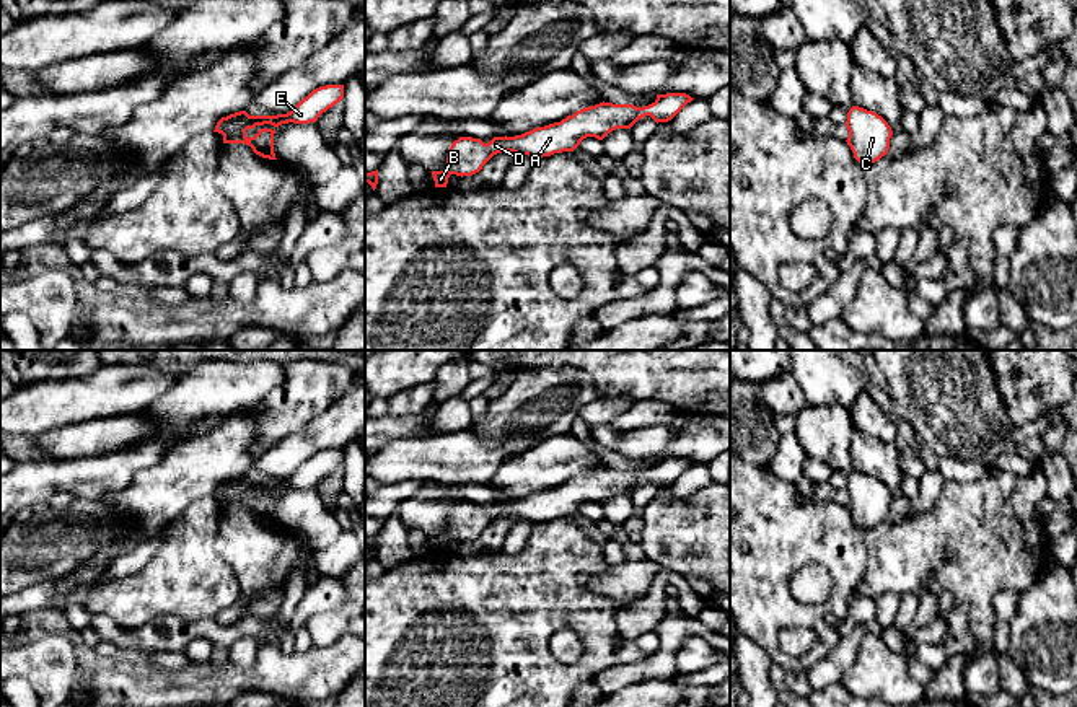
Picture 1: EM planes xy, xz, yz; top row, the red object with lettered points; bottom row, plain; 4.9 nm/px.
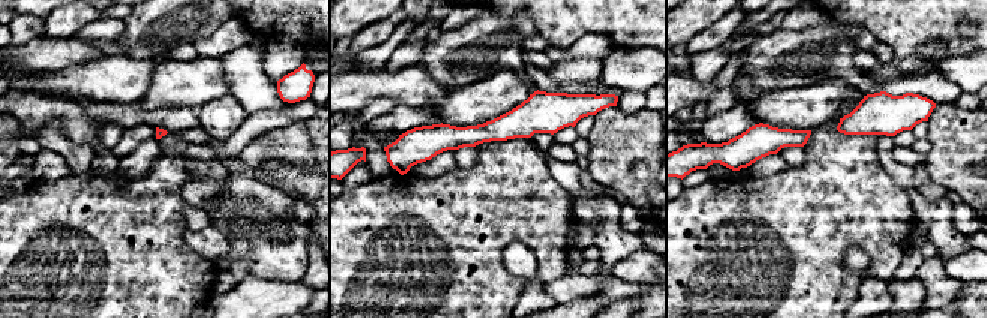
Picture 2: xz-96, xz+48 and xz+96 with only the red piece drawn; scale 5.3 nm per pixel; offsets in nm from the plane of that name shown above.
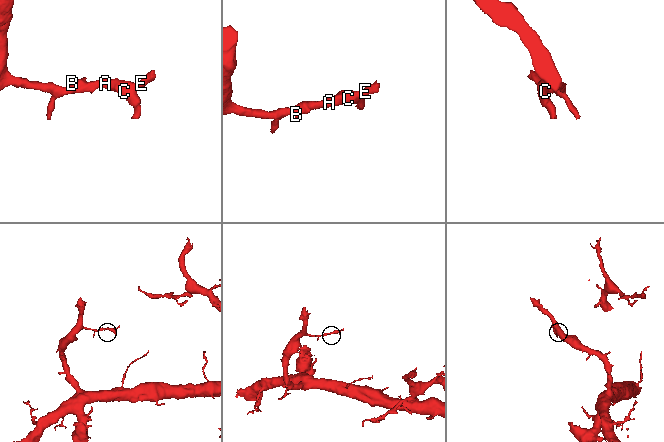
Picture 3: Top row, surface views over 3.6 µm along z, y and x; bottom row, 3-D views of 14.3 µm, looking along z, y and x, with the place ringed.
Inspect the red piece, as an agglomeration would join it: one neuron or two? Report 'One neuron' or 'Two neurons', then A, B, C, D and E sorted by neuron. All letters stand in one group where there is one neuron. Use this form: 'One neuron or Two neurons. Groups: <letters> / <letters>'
One neuron. Groups: A B C D E

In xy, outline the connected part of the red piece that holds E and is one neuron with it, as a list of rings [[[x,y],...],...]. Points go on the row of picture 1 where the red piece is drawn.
[[[326,85],[313,90],[303,98],[290,112],[277,116],[249,116],[246,111],[240,111],[222,117],[213,132],[223,135],[223,143],[246,143],[253,152],[262,158],[277,160],[274,153],[274,134],[272,129],[264,129],[264,124],[279,127],[282,124],[310,124],[329,108],[342,101],[344,85]]]

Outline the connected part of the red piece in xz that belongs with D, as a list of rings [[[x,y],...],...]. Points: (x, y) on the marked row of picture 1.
[[[666,93],[657,94],[657,99],[644,108],[637,108],[634,104],[613,104],[613,103],[600,103],[590,108],[583,108],[572,116],[567,116],[560,122],[554,122],[544,127],[536,127],[530,132],[515,137],[494,137],[489,143],[484,143],[481,138],[473,137],[459,137],[450,147],[446,156],[446,169],[445,171],[432,171],[435,187],[446,187],[448,178],[451,174],[456,176],[473,176],[482,169],[482,166],[497,153],[512,152],[517,155],[528,155],[531,158],[551,156],[554,153],[574,152],[580,142],[587,137],[595,137],[603,140],[609,132],[616,129],[631,129],[639,119],[650,116],[657,124],[671,121],[688,103],[691,98],[686,93]]]

